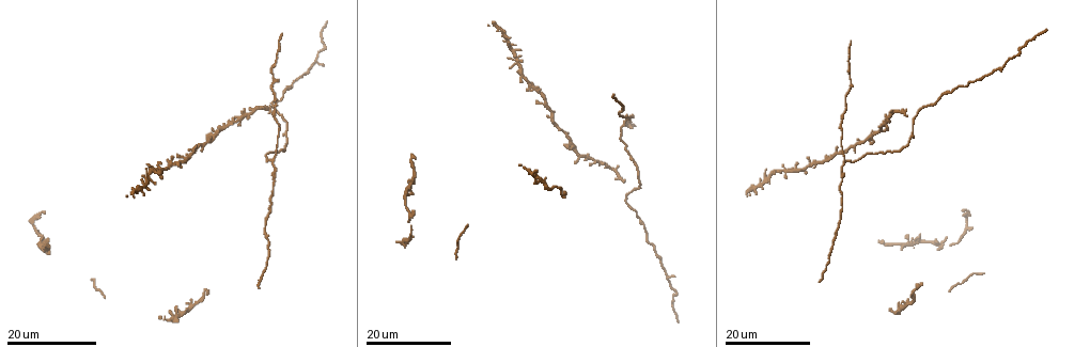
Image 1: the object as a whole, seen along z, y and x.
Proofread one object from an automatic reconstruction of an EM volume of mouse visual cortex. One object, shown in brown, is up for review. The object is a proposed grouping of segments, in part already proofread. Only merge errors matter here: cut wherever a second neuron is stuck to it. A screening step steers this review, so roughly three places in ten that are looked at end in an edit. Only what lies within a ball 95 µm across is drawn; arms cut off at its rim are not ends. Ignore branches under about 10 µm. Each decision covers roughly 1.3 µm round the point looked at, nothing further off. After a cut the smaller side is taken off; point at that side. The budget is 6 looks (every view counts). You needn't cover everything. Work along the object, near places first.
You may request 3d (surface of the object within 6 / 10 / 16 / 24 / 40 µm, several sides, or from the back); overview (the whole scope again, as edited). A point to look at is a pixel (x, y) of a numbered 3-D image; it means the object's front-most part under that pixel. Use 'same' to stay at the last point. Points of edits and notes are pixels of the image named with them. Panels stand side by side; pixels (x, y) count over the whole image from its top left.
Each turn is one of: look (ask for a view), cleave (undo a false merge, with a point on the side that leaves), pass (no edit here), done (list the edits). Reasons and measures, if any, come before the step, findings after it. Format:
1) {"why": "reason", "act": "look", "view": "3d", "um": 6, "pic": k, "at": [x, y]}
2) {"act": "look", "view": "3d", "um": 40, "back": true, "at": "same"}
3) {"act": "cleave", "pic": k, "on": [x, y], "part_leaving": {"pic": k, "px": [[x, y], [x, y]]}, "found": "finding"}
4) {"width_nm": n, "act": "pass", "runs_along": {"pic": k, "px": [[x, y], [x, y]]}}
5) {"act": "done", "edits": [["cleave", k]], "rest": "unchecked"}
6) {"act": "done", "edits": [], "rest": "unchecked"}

{"why": "sudden change in width", "act": "look", "view": "3d", "um": 24, "pic": 1, "at": [902, 111]}

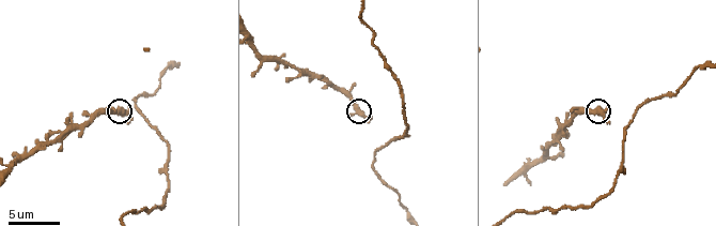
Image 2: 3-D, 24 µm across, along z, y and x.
{"act": "look", "view": "3d", "um": 6, "pic": 2, "at": [364, 115]}

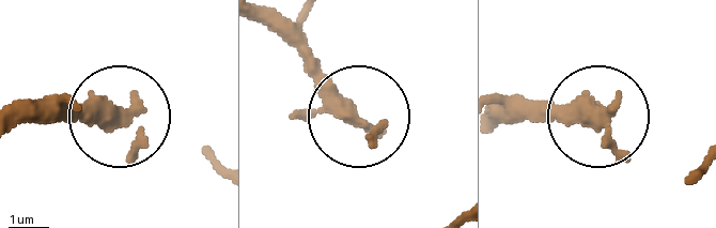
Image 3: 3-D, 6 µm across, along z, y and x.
{"act": "pass", "runs_along": {"pic": 3, "px": [[261, 24], [359, 116]]}, "found": "all the same neuron"}

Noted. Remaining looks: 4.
{"act": "look", "view": "3d", "um": 16, "pic": 1, "at": [844, 161]}

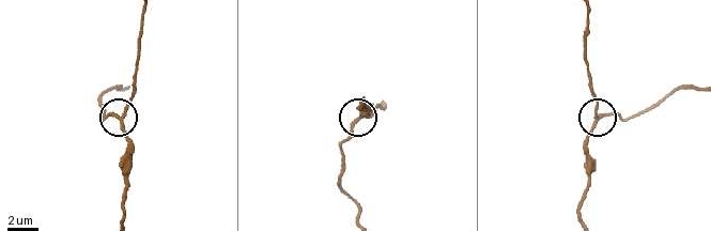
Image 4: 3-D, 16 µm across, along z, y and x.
{"why": "closer look", "act": "look", "view": "3d", "um": 6, "pic": 4, "at": [595, 118]}

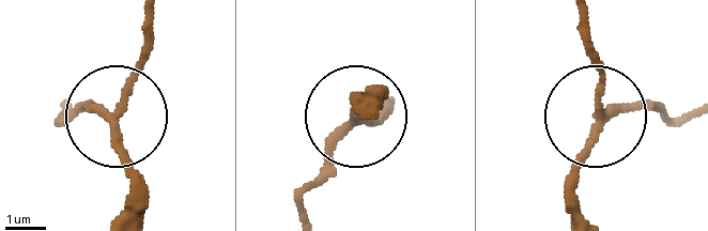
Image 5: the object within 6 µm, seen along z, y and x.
{"width_nm": 170, "act": "pass", "runs_along": {"pic": 5, "px": [[301, 213], [338, 141], [389, 110]]}, "found": "one neuron here"}

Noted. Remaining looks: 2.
{"why": "calibre changes", "act": "look", "view": "3d", "um": 24, "pic": 1, "at": [275, 121]}

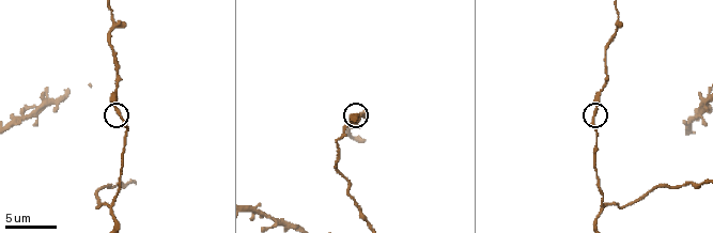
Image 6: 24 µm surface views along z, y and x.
{"why": "closer look", "act": "look", "view": "3d", "um": 6, "pic": 6, "at": [117, 113]}

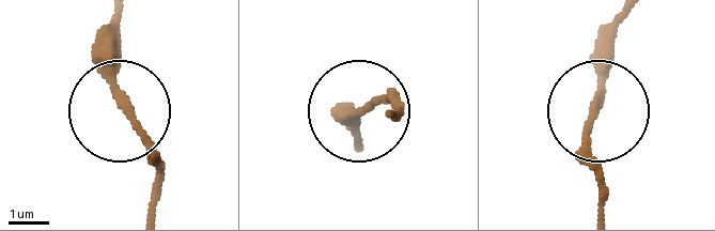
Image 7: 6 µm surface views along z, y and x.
{"act": "pass", "runs_along": {"pic": 7, "px": [[151, 212], [158, 160], [124, 109], [110, 20]]}, "found": "one neuron here"}

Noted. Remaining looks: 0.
{"act": "done", "edits": [], "rest": "unchecked"}

